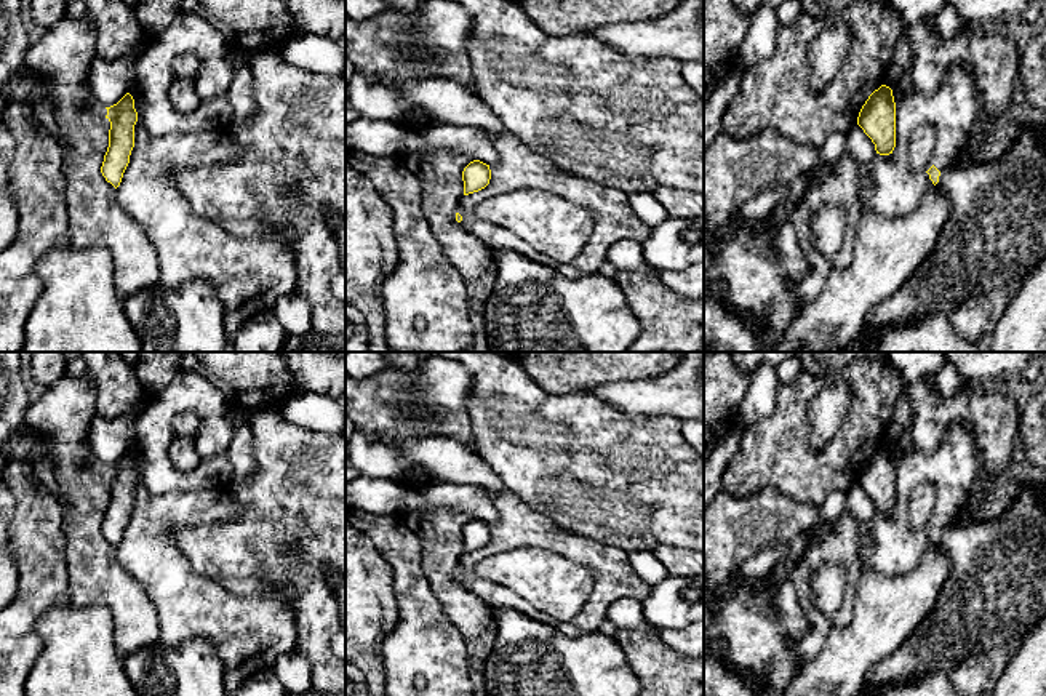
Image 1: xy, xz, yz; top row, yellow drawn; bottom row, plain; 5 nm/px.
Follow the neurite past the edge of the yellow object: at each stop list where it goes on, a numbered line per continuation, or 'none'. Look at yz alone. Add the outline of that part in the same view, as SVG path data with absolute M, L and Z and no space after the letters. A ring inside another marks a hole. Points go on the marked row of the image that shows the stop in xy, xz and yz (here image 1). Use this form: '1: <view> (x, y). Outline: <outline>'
1: yz (995, 234). Outline: M1046 128L1020 130L998 160L952 165L939 182L950 200L950 216L936 248L913 275L865 318L862 331L907 325L934 314L948 317L974 296L1009 283L1020 286L1046 258Z

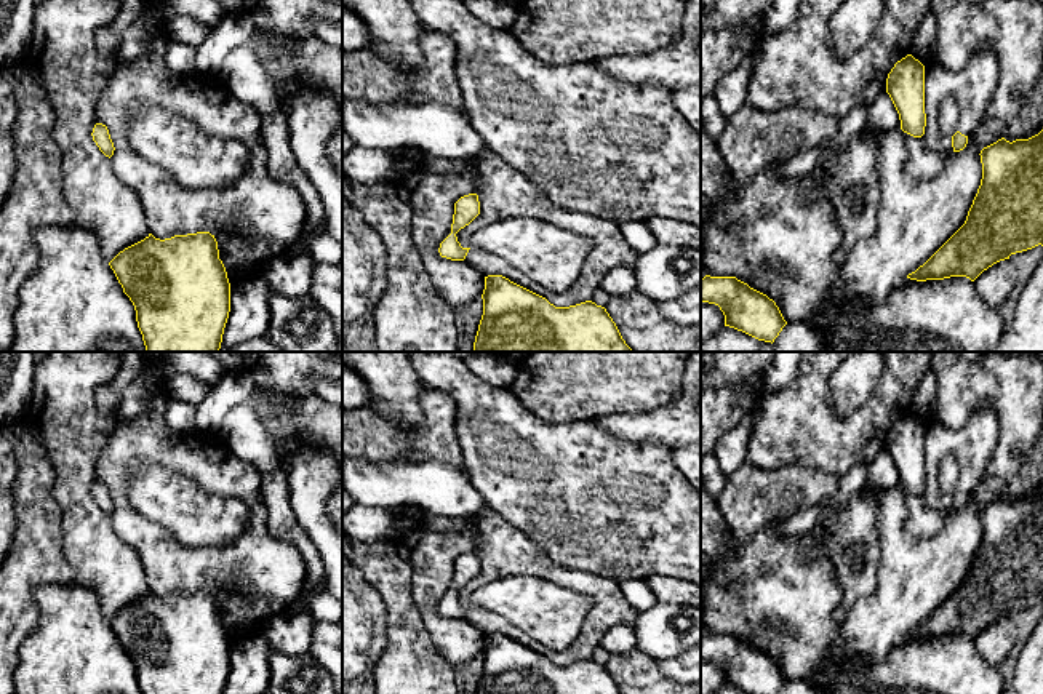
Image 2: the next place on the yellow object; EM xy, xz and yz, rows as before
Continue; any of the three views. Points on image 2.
none

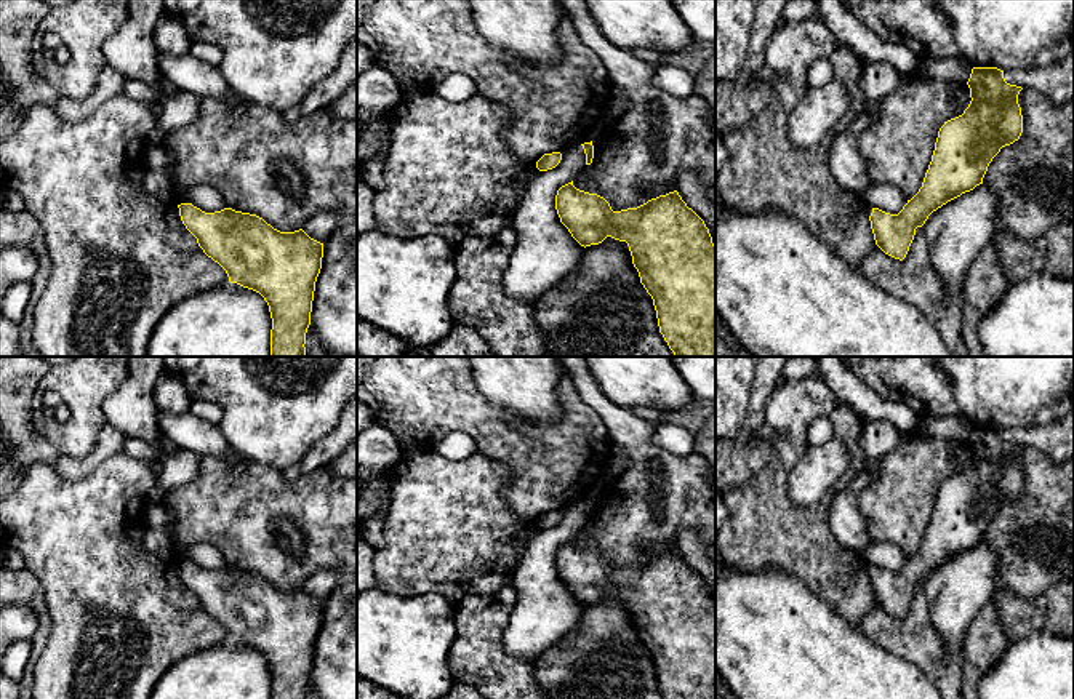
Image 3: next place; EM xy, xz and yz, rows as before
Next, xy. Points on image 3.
1: xy (159, 157). Outline: M165 141L147 147L147 152L144 155L144 165L150 171L166 173L173 182L174 195L178 200L176 203L189 203L189 198L186 197L186 187L178 184L173 178L176 162L173 152L166 147Z

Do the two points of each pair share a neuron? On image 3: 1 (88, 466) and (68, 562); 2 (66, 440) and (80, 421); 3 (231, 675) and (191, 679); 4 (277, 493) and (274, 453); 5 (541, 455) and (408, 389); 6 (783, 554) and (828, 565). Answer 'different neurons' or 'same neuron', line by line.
1: different neurons
2: same neuron
3: same neuron
4: different neurons
5: same neuron
6: same neuron

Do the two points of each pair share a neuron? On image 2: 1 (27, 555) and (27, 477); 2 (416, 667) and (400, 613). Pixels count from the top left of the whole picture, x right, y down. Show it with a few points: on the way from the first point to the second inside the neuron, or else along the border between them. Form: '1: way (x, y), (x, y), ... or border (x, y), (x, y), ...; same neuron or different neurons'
1: way (29, 536), (29, 496); same neuron
2: way (410, 654), (405, 626); same neuron

